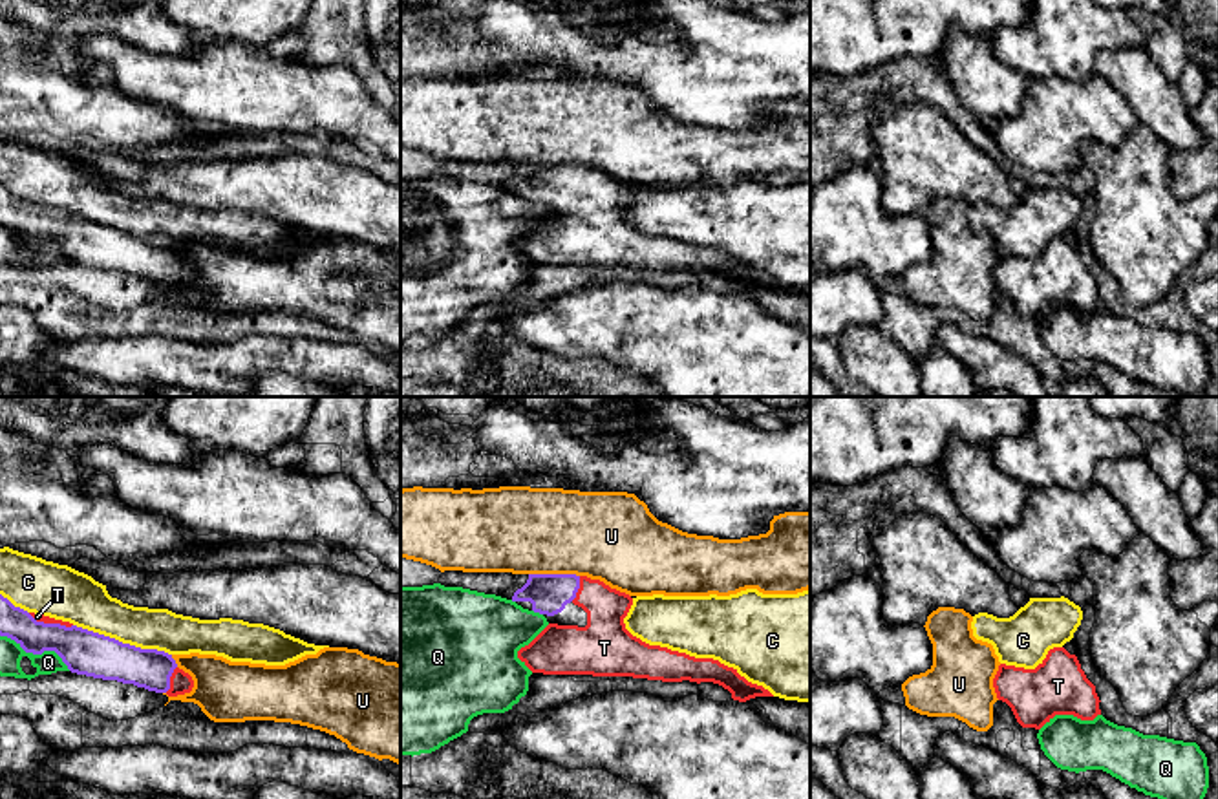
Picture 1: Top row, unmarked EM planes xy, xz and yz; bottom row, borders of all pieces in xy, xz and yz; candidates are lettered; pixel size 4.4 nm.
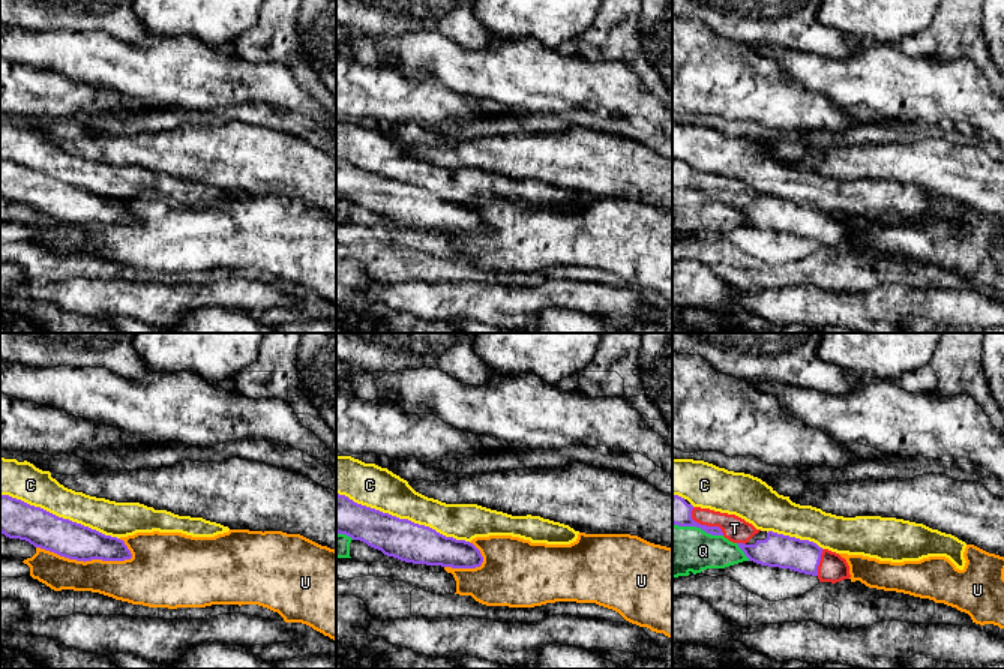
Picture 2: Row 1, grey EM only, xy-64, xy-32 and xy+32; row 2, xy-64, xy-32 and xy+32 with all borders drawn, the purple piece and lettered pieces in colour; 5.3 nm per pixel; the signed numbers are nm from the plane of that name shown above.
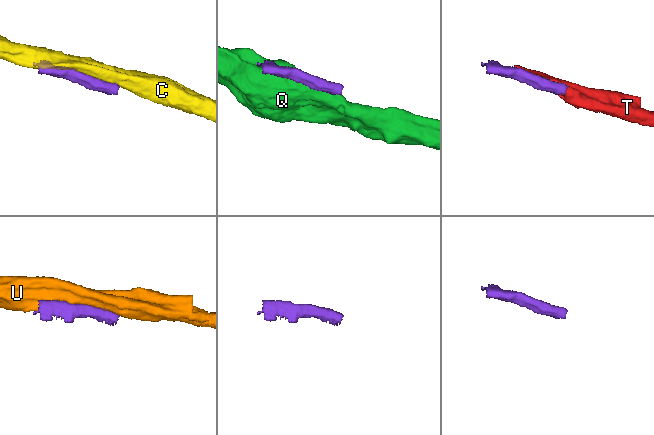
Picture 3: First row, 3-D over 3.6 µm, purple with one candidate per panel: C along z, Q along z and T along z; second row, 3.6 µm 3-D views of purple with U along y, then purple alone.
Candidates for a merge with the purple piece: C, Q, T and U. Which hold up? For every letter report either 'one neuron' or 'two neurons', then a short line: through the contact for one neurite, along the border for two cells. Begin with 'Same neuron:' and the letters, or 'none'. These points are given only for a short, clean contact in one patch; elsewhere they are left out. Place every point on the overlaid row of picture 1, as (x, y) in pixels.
Same neuron: T
C: two neurons
Q: two neurons
T: one neuron
U: two neurons

